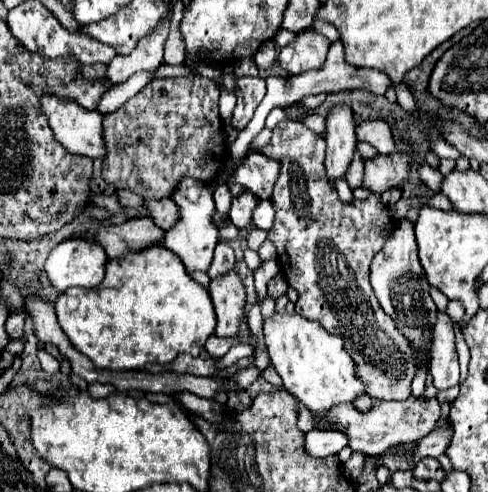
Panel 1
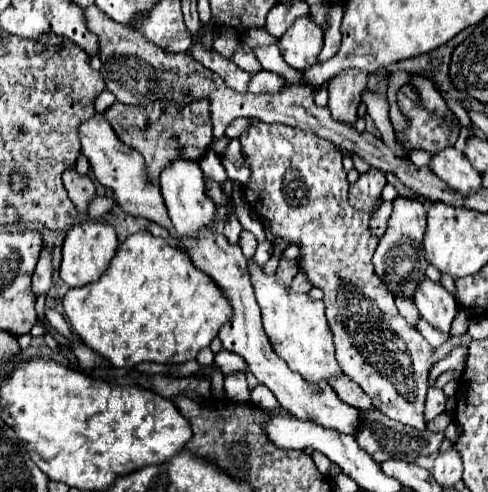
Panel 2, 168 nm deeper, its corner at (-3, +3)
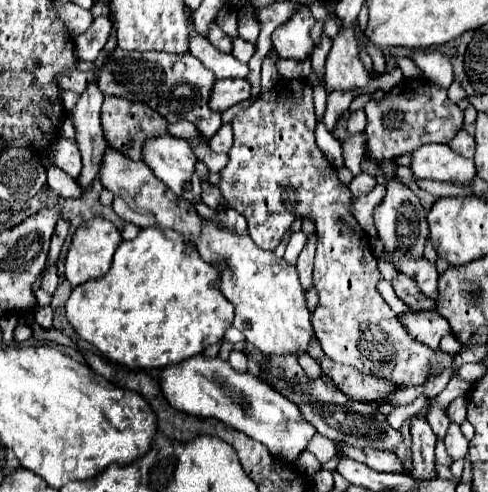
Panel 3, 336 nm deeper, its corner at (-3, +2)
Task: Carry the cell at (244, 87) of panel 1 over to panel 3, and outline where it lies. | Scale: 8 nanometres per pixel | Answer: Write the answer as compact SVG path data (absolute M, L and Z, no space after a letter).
M222 125L220 131L210 139L210 149L216 153L226 153L232 147L232 127Z

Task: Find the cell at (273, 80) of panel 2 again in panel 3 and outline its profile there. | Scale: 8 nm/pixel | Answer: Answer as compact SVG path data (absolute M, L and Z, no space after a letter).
M216 79L208 105L212 111L224 113L226 109L246 101L250 97L250 85L246 79Z

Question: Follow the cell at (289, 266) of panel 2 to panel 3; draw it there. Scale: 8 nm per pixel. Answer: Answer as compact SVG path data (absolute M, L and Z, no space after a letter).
M301 230L291 235L283 257L291 265L296 265L298 255L306 243L305 237Z

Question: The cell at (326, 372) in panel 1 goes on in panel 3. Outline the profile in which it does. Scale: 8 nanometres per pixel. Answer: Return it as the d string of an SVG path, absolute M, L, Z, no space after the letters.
M202 219L202 233L194 239L194 245L200 257L220 273L216 287L234 303L234 327L246 335L248 343L266 355L298 355L298 349L306 351L314 329L294 265L278 259L272 251L260 249L248 235L228 231L210 219Z

